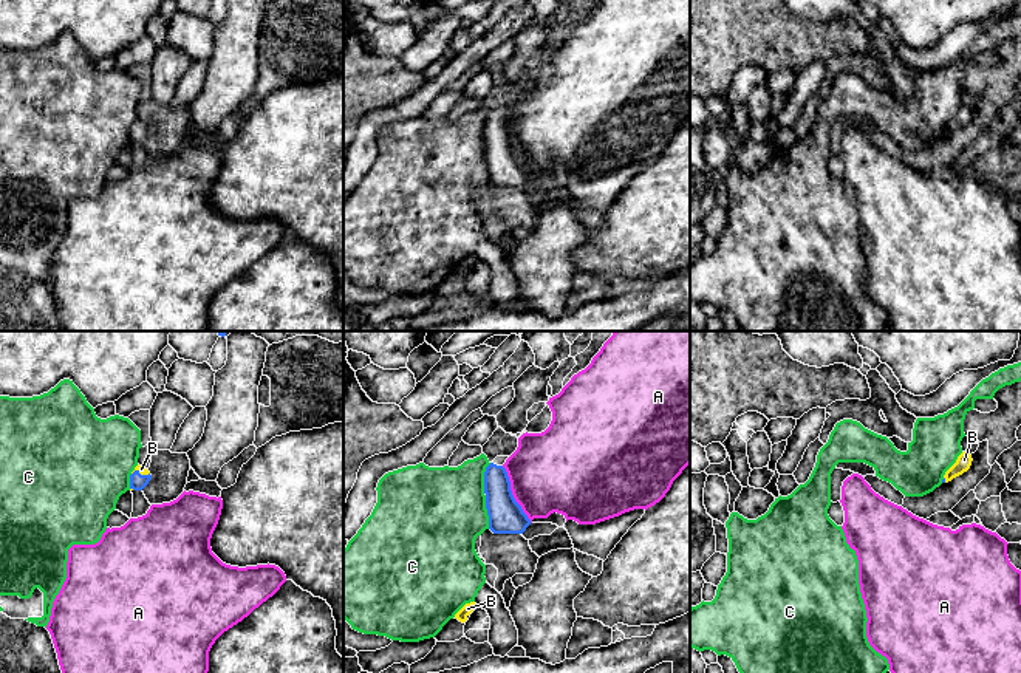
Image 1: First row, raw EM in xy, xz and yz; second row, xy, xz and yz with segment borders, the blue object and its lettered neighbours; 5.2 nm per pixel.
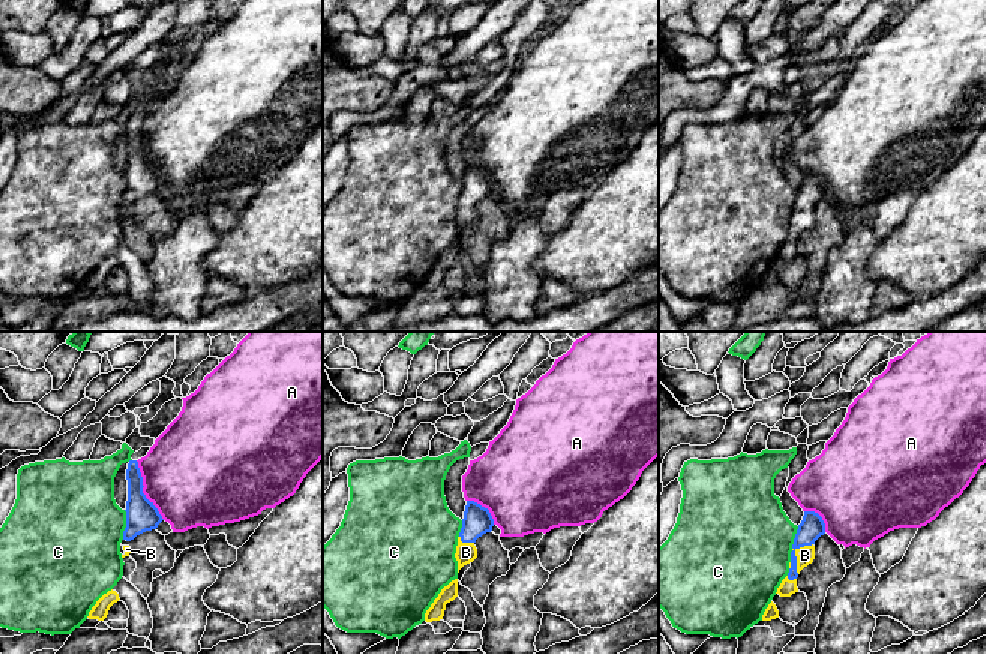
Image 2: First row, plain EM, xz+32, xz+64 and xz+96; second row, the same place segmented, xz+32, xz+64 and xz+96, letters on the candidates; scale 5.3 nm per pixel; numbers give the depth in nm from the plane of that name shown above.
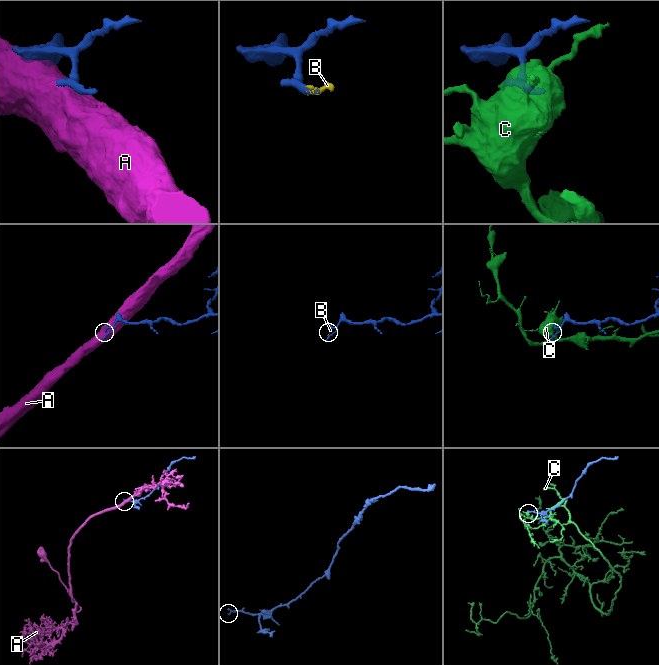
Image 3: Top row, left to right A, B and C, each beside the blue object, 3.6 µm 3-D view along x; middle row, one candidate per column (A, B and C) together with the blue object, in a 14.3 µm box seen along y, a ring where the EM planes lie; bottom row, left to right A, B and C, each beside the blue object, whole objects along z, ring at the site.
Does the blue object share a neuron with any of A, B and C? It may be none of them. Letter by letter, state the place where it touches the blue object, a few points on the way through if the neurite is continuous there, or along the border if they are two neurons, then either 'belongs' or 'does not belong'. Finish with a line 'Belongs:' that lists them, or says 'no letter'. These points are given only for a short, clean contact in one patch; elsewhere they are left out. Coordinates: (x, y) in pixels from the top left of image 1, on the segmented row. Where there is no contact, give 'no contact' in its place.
A: xz (511, 494) | does not belong
B: xy (140, 474) | across xy (138, 481), (140, 474), (141, 469) | belongs
C: xz (488, 512) | does not belong
Belongs: B

